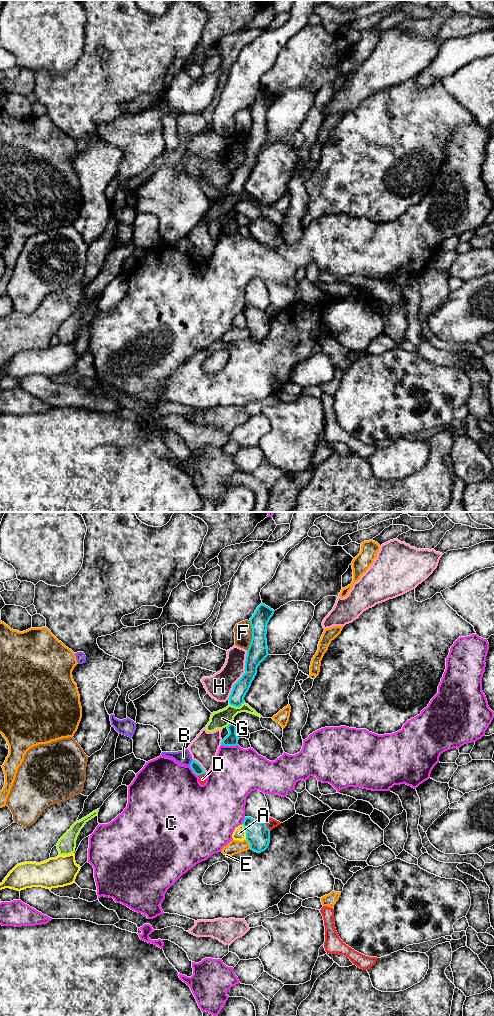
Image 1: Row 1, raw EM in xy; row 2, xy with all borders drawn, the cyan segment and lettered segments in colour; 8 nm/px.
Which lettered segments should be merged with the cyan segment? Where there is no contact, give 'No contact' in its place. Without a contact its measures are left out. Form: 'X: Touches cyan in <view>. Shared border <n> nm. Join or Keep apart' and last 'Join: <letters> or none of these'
A: Touches cyan in xy. Shared border 130 nm. Keep apart
B: Touches cyan in xy. Shared border 60 nm. Keep apart
C: Touches cyan in xy. Shared border 140 nm. Keep apart
D: Touches cyan in xy. Shared border 70 nm. Keep apart
E: Touches cyan in xy. Shared border 90 nm. Keep apart
F: Touches cyan in xy. Shared border 240 nm. Keep apart
G: Touches cyan in xy. Shared border 120 nm. Keep apart
H: Touches cyan in xy. Shared border 440 nm. Keep apart
Join: none of these

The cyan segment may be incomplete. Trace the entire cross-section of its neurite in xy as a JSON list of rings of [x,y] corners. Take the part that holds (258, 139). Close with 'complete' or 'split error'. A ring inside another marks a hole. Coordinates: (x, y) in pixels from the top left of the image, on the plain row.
[[[261,91],[249,108],[252,116],[252,127],[247,138],[245,161],[234,172],[228,186],[229,192],[232,194],[240,195],[245,190],[244,185],[257,162],[257,156],[268,144],[266,118],[267,112],[273,102],[273,97]]] | complete

